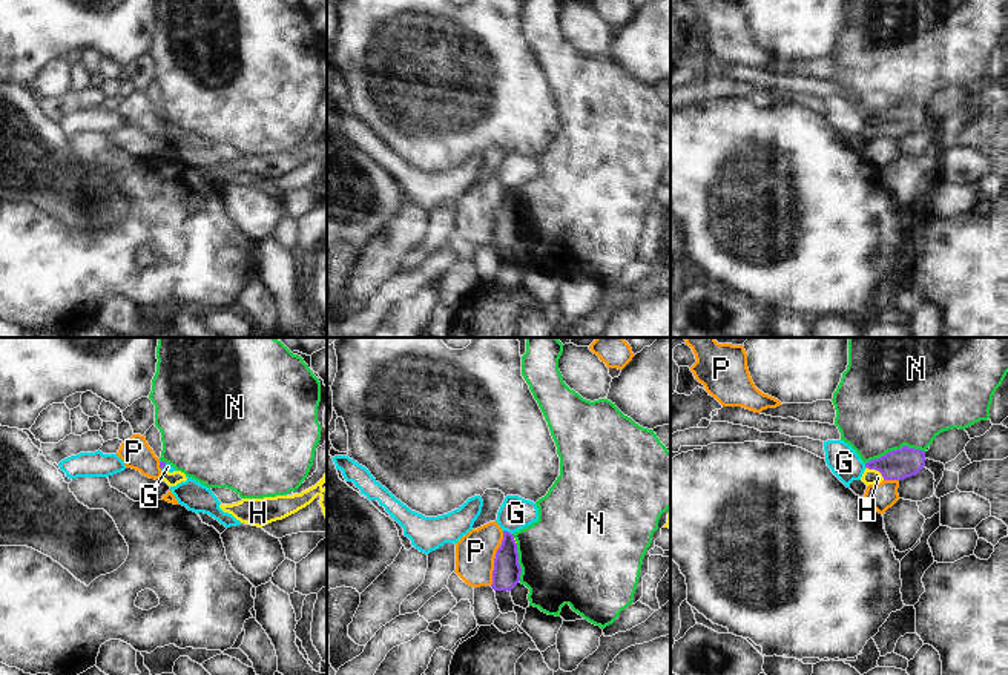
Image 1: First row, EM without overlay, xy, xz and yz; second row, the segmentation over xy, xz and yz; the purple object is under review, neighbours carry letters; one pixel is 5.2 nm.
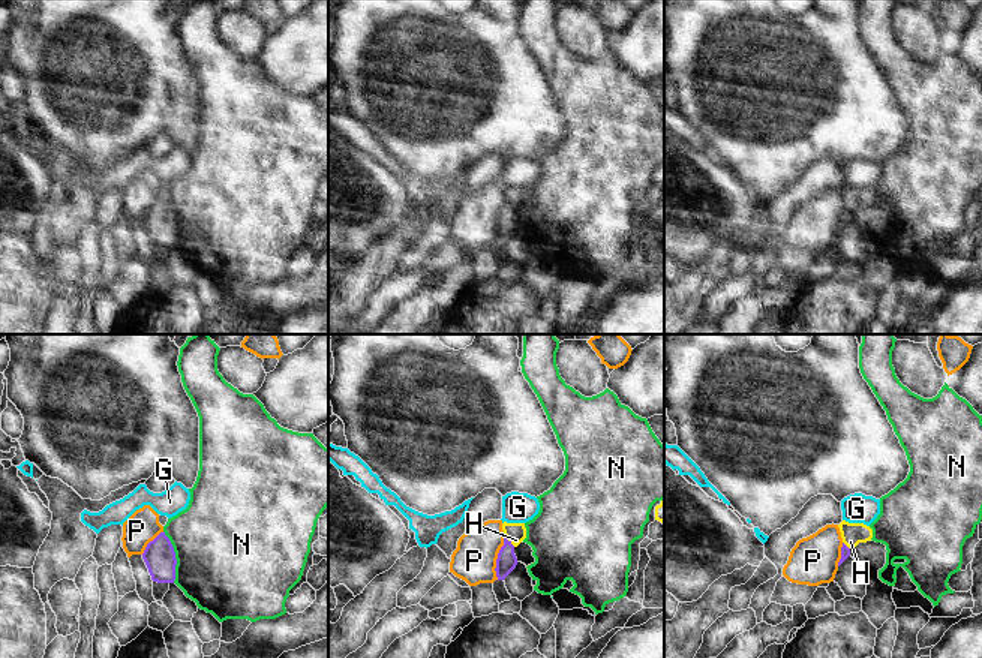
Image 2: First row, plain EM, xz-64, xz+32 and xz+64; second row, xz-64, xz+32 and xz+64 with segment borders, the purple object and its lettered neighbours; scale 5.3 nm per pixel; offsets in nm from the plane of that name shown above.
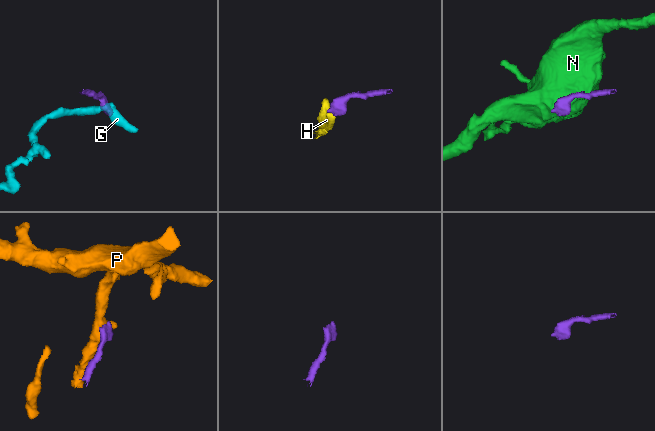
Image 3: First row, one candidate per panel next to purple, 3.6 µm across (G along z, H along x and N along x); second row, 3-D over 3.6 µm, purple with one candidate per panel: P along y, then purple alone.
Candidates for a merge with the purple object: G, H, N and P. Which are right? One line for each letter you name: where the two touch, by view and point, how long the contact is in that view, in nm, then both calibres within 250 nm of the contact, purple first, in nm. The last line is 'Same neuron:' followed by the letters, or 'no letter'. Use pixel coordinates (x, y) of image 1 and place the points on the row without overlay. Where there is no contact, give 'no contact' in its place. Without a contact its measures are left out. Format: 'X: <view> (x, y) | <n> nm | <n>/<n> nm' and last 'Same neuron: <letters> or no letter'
Same neuron: no letter

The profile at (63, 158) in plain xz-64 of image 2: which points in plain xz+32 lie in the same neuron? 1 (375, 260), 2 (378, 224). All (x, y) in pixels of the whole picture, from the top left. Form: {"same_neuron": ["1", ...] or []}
{"same_neuron": ["1"]}

